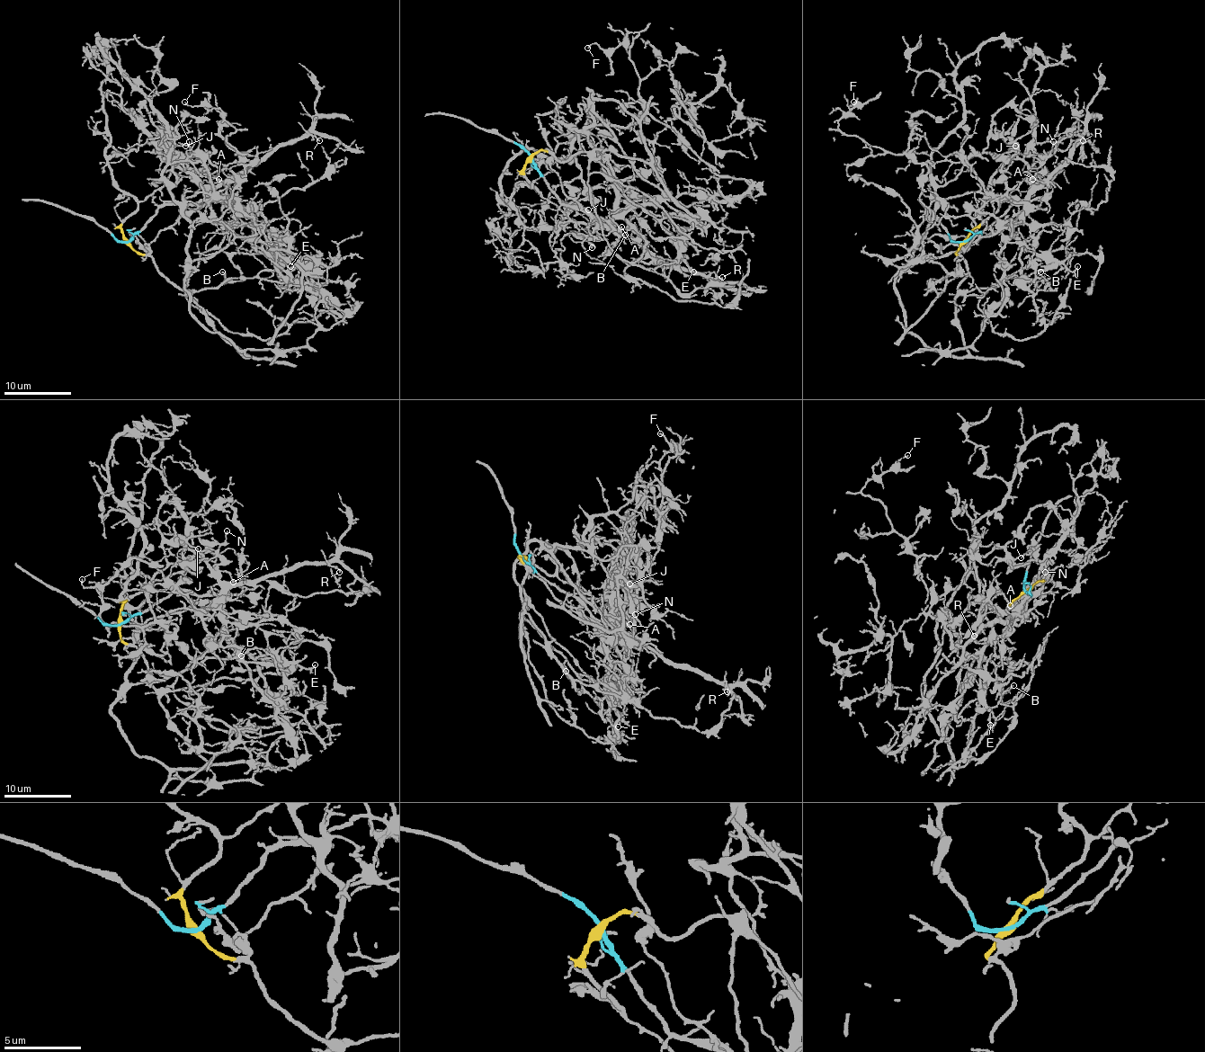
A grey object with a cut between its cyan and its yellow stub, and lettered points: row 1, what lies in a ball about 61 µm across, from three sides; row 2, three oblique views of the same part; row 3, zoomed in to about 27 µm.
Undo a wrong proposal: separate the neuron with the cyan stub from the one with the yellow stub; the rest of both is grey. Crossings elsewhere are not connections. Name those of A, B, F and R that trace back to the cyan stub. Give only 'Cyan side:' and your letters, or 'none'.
Cyan side: A, R

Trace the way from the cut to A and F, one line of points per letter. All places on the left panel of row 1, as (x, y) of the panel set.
A: (129, 241), (161, 207), (200, 202), (205, 197), (206, 189), (201, 183), (201, 174), (213, 173), (218, 178)
F: (127, 241), (246, 357), (190, 310), (190, 227), (223, 214), (245, 168), (227, 141), (235, 129), (184, 102)

